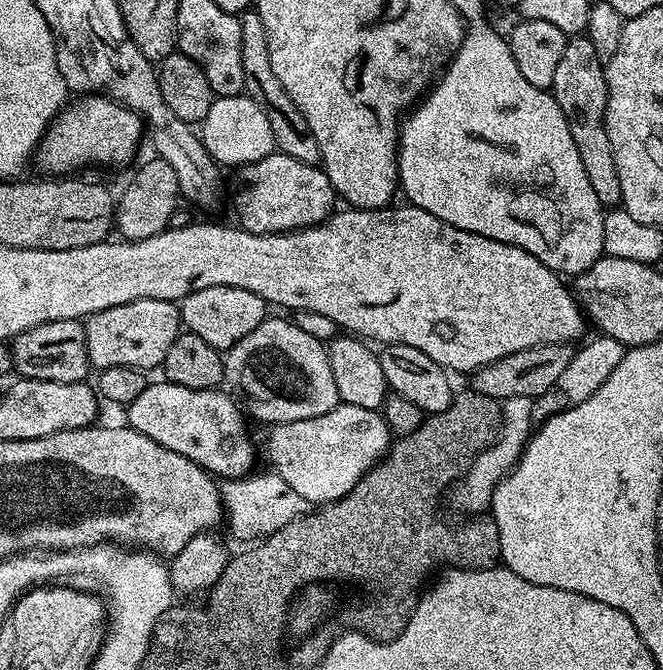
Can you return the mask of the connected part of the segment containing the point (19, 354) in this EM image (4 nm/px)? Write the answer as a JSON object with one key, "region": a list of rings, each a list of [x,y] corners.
{"region":[[[59,320],[19,332],[11,341],[12,367],[25,380],[45,380],[79,384],[89,379],[90,365],[86,350],[84,324],[80,320]]]}

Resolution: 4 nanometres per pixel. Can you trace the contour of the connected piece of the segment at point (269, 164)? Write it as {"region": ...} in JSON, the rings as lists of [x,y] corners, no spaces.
{"region":[[[275,151],[271,156],[262,158],[256,164],[246,164],[239,169],[236,180],[240,189],[236,192],[236,216],[239,227],[254,234],[267,232],[292,232],[296,228],[308,228],[311,224],[321,224],[332,215],[338,204],[336,191],[332,188],[330,178],[323,167],[298,162],[298,158],[290,158],[285,152]]]}

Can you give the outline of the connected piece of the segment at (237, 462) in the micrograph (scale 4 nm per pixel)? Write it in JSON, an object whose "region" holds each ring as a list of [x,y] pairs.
{"region":[[[150,382],[146,386],[146,390],[142,390],[142,394],[138,394],[138,398],[134,398],[134,402],[130,402],[128,405],[126,405],[126,412],[128,412],[128,420],[126,420],[127,427],[133,428],[134,430],[138,430],[139,432],[141,432],[142,434],[146,434],[150,438],[154,438],[154,442],[158,442],[158,446],[166,446],[166,450],[174,450],[174,454],[182,454],[186,458],[190,458],[191,460],[193,460],[193,462],[196,463],[196,465],[198,465],[198,467],[203,468],[205,472],[211,474],[213,477],[216,477],[216,478],[235,478],[238,476],[247,476],[247,475],[249,475],[249,473],[251,473],[253,471],[254,465],[252,465],[252,463],[255,462],[256,456],[257,456],[257,460],[258,460],[258,452],[257,452],[257,449],[256,449],[256,452],[254,449],[252,449],[252,440],[250,437],[248,437],[247,430],[244,429],[245,413],[242,411],[242,408],[241,408],[242,413],[240,413],[239,406],[236,405],[235,402],[232,401],[231,398],[228,397],[226,393],[224,393],[224,390],[221,390],[220,388],[187,388],[186,386],[178,386],[177,384],[170,384],[167,382],[159,382],[159,383],[160,384],[156,384],[156,382]]]}

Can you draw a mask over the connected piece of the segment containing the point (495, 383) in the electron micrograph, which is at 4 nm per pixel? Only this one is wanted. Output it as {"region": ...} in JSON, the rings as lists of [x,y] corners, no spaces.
{"region":[[[539,344],[533,348],[518,350],[506,358],[484,364],[471,373],[471,391],[486,394],[486,398],[501,402],[514,398],[532,400],[536,396],[544,396],[551,388],[555,389],[559,385],[566,366],[570,366],[573,351],[572,344]]]}

